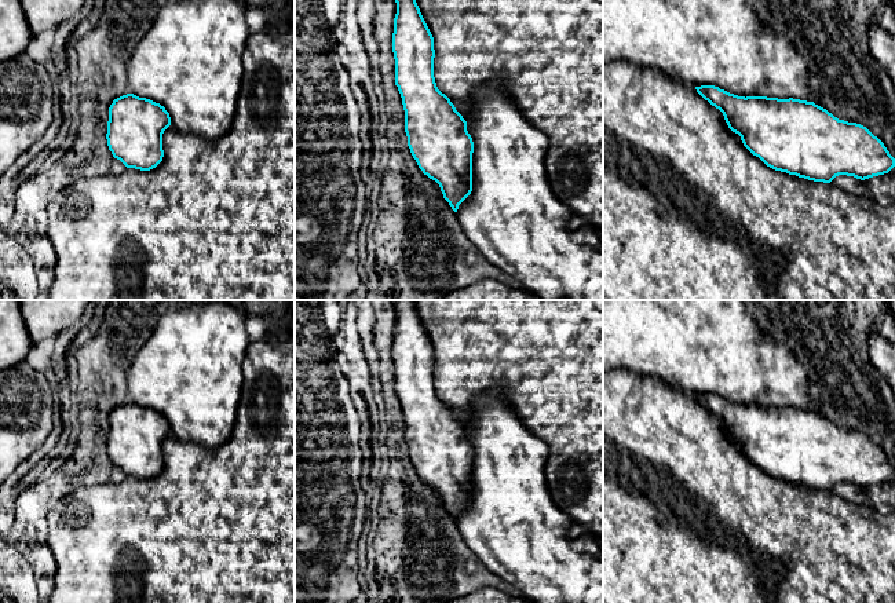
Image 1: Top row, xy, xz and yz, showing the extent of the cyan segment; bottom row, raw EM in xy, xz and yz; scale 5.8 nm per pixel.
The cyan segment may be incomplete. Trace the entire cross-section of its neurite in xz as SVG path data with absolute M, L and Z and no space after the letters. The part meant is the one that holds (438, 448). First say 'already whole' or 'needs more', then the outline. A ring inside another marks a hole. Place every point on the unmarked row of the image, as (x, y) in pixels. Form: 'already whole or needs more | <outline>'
already whole | M414 300L392 302L397 311L392 341L395 394L405 419L408 454L423 482L439 493L443 507L457 520L472 500L474 450L467 439L467 430L436 395L434 346L416 311Z

